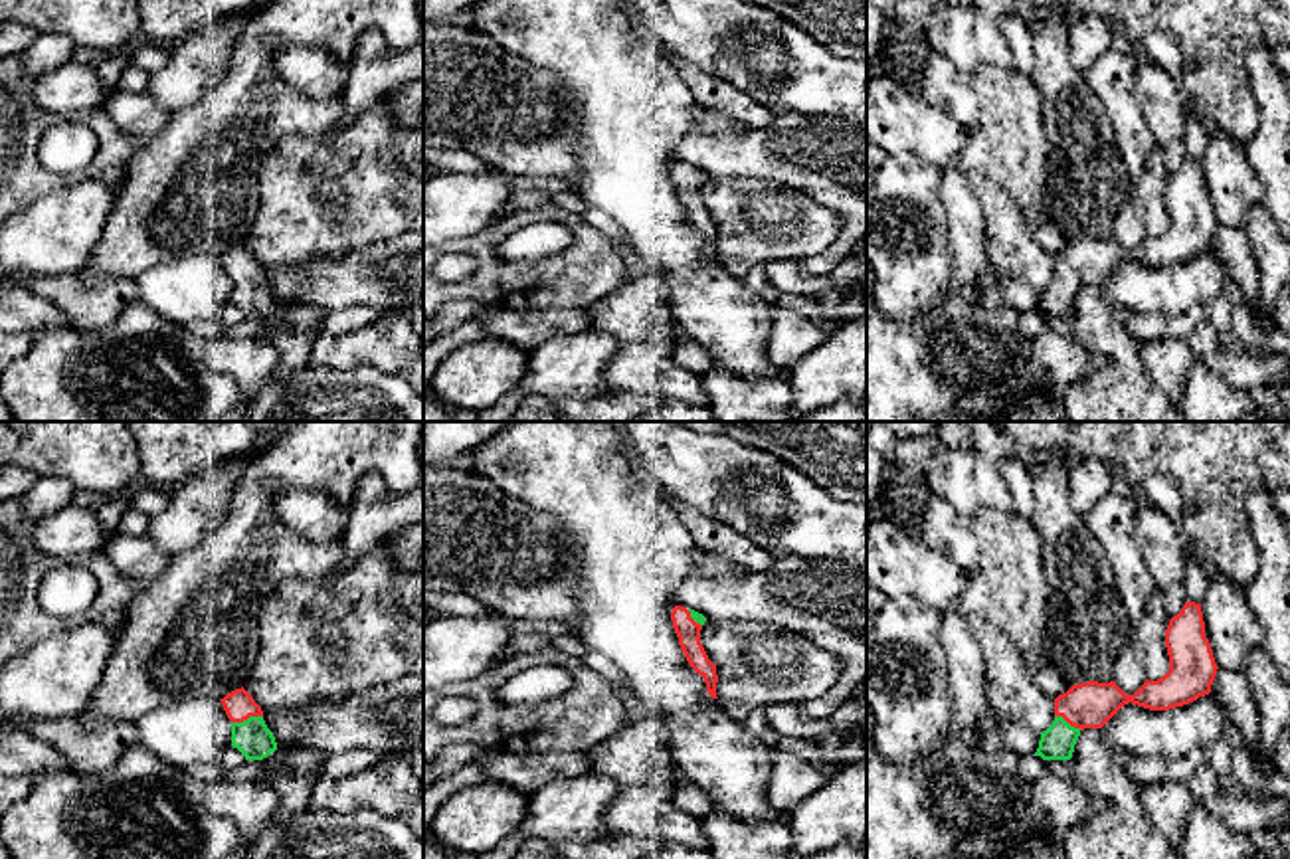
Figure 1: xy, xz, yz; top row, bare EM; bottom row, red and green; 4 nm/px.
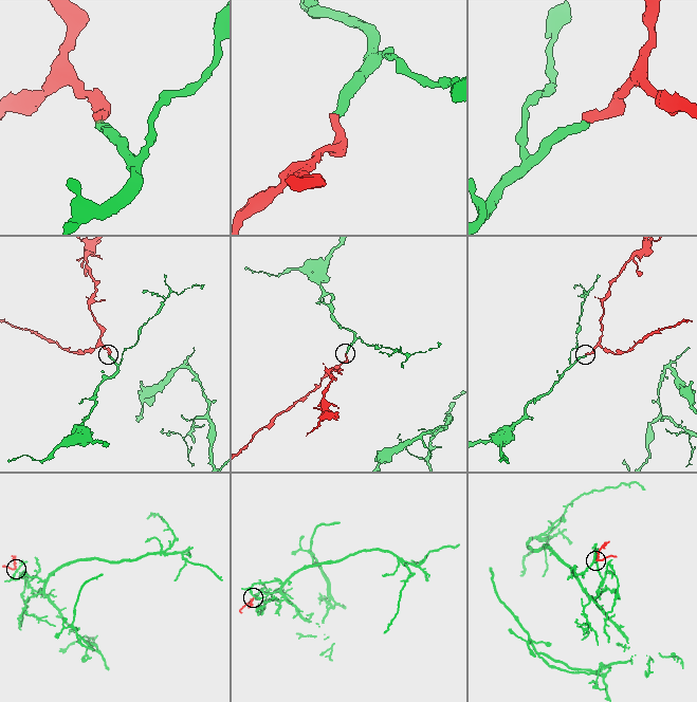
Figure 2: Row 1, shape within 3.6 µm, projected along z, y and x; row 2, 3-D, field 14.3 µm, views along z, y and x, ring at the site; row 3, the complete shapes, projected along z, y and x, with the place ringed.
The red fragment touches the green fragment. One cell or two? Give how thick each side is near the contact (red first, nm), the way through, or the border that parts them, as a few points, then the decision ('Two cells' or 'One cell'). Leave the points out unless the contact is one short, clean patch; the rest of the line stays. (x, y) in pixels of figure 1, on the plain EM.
Thickness 120 nm (red) against 150 nm. Path across: xy (238, 262), (246, 276), (252, 293). One cell

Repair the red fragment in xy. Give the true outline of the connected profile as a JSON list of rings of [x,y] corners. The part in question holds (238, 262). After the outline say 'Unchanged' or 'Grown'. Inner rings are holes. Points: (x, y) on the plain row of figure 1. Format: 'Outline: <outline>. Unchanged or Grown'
Outline: [[[243,243],[228,249],[220,257],[231,277],[231,303],[237,305],[245,317],[263,317],[277,307],[275,293],[263,277],[261,263]]]. Grown

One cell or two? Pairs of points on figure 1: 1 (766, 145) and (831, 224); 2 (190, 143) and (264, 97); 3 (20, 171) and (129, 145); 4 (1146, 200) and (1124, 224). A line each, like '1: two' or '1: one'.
1: two
2: one
3: one
4: two

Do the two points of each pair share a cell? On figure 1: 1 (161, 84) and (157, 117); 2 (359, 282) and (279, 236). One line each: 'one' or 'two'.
1: two
2: two

